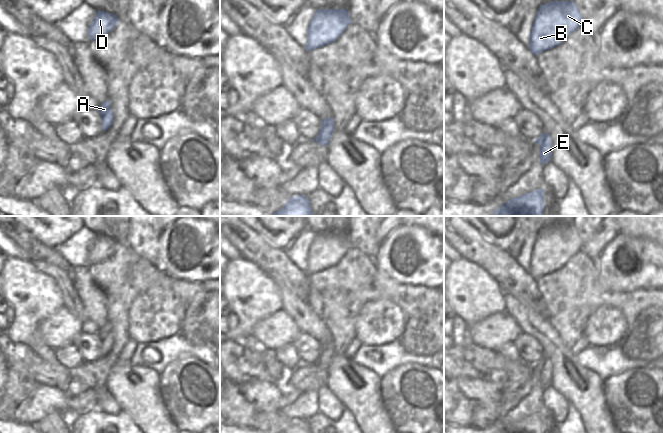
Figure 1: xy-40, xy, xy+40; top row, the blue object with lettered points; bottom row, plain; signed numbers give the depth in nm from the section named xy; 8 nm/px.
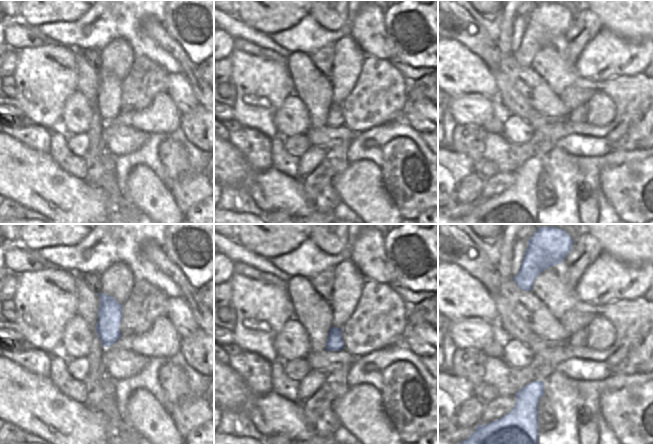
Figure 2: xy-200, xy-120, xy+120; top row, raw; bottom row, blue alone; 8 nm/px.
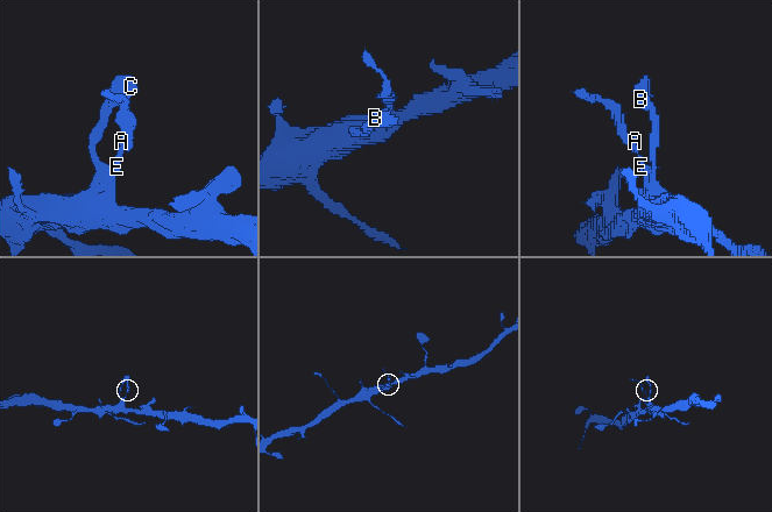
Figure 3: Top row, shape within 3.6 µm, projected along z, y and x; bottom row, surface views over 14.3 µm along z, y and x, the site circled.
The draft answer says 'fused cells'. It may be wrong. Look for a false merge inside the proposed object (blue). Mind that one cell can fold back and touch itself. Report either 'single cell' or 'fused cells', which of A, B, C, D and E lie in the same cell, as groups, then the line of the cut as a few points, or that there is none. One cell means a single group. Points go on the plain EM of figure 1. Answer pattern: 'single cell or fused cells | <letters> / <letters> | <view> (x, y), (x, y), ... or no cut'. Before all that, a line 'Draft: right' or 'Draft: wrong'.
Draft: wrong
single cell | A B C D E | no cut

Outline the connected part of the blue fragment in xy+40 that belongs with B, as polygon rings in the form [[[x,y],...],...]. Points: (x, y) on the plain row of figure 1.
[[[551,225],[540,229],[530,256],[530,276],[537,279],[559,269],[581,250],[582,245],[573,225]]]

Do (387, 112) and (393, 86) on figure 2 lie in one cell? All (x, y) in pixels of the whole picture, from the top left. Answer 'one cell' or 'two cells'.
one cell

